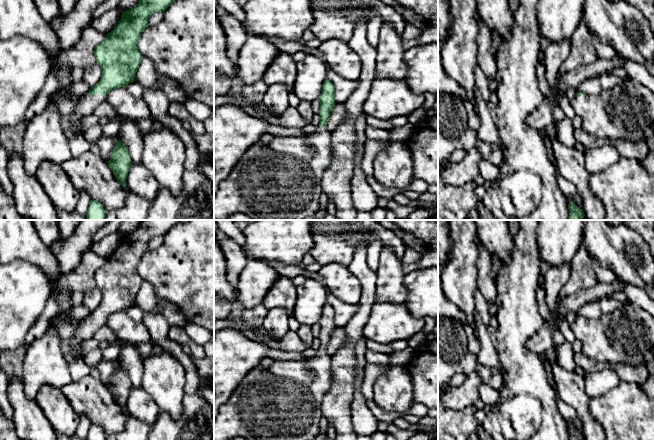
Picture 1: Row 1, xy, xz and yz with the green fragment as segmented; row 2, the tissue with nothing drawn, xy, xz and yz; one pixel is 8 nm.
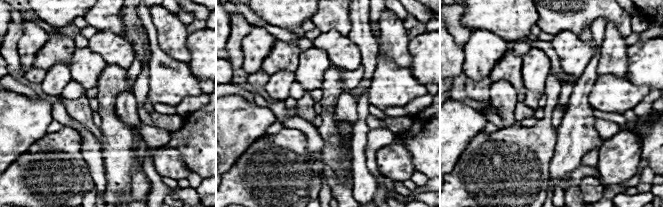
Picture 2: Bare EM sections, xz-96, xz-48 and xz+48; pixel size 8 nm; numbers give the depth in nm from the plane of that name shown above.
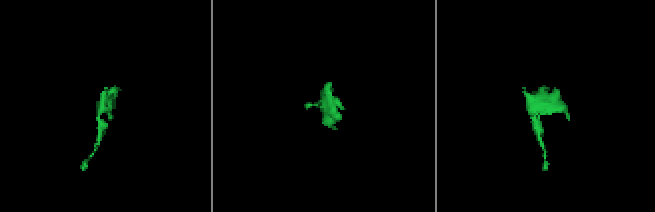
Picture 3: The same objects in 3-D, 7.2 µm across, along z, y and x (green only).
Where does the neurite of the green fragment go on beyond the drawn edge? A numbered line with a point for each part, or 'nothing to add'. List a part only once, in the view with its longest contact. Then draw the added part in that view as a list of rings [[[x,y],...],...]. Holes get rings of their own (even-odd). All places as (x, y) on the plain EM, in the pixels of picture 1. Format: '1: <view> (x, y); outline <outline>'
1: xy (18, 239); outline [[[0,220],[0,262],[7,264],[22,259],[42,269],[53,282],[53,292],[57,293],[58,313],[50,321],[59,333],[62,350],[67,362],[72,357],[84,357],[81,343],[92,339],[94,334],[106,324],[106,319],[70,319],[67,314],[71,305],[71,291],[58,289],[61,276],[58,261],[49,246],[44,244],[32,220]]]

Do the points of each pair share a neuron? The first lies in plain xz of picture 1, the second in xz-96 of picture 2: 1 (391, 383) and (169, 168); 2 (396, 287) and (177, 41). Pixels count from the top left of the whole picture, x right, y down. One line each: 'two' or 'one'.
1: one
2: one

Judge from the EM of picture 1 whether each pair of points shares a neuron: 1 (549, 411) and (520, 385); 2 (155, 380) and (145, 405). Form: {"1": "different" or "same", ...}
{"1": "same", "2": "different"}

